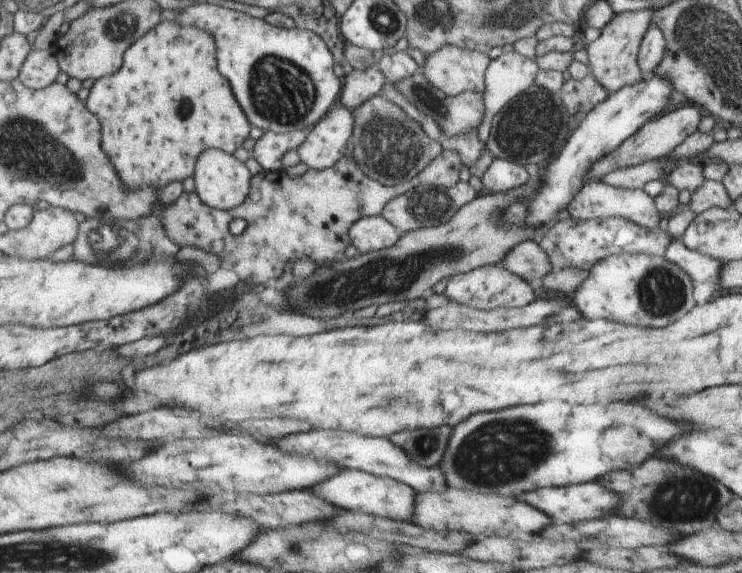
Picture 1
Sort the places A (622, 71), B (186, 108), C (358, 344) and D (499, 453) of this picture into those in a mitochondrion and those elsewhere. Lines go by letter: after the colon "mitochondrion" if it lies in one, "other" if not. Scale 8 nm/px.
A: other
B: mitochondrion
C: other
D: mitochondrion

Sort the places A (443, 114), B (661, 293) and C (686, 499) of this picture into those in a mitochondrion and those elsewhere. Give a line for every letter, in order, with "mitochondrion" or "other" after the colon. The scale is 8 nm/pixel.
A: mitochondrion
B: mitochondrion
C: mitochondrion

